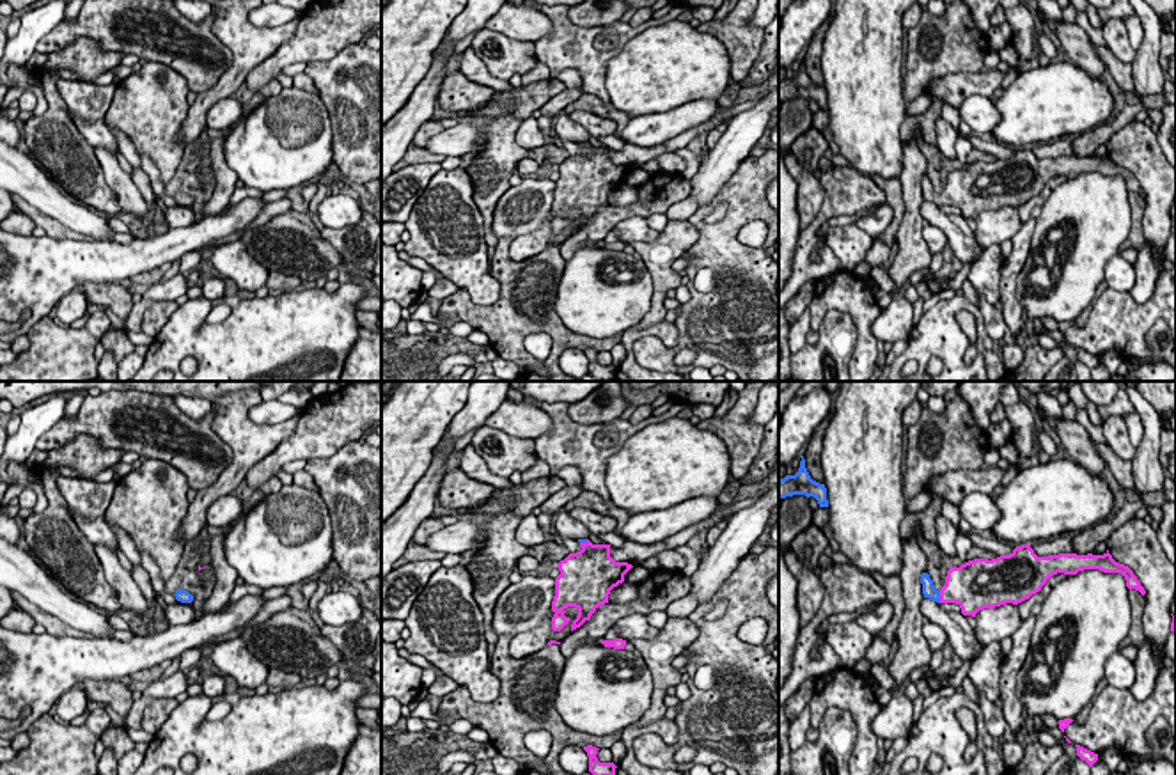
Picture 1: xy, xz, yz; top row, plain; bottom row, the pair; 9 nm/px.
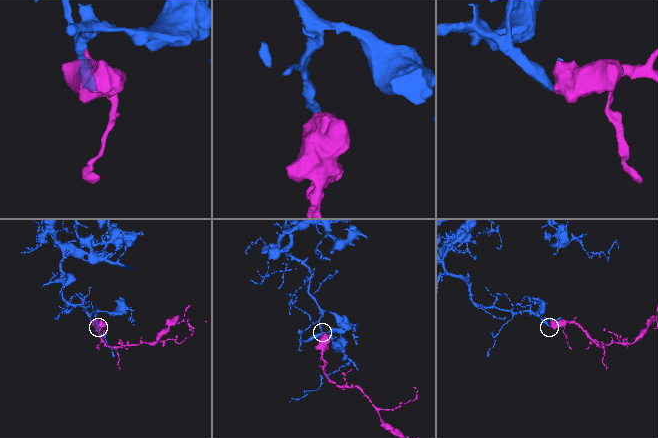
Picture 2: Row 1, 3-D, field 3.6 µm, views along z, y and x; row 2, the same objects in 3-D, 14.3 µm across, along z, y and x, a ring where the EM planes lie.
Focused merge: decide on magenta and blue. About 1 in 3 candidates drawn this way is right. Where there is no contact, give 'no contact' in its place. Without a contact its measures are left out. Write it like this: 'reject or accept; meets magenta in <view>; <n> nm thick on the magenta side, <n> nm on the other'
accept; meets magenta in yz; 380 nm thick on the magenta side, 130 nm on the other

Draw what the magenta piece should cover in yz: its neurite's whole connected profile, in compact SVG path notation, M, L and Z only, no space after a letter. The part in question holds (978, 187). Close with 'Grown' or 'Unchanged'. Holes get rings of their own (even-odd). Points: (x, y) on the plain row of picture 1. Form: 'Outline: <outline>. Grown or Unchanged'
Outline: M1031 147L1016 149L1009 158L997 161L974 161L960 170L949 170L945 188L937 193L928 176L921 177L922 197L937 206L956 206L963 218L1006 206L1018 207L1039 195L1047 183L1057 176L1077 177L1084 172L1121 176L1128 192L1146 197L1133 174L1103 158L1059 156L1038 160Z. Grown

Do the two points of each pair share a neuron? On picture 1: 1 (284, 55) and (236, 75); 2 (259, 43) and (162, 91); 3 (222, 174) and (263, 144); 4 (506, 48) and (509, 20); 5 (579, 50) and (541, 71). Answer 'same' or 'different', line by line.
1: different
2: different
3: different
4: different
5: different

